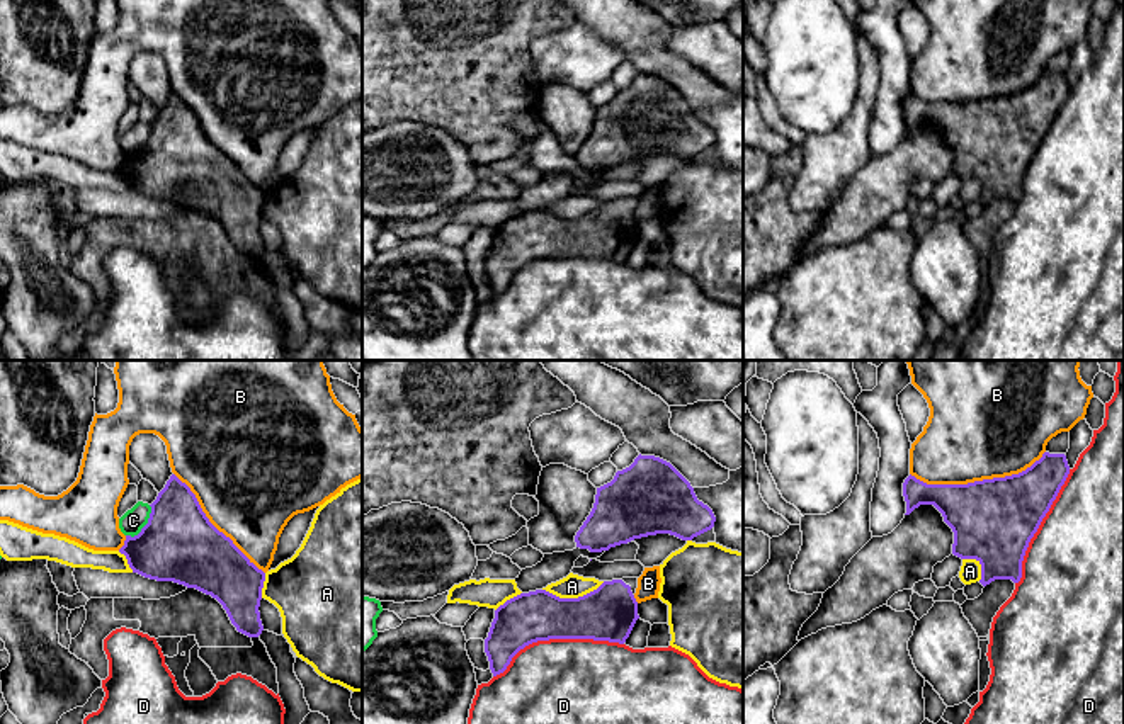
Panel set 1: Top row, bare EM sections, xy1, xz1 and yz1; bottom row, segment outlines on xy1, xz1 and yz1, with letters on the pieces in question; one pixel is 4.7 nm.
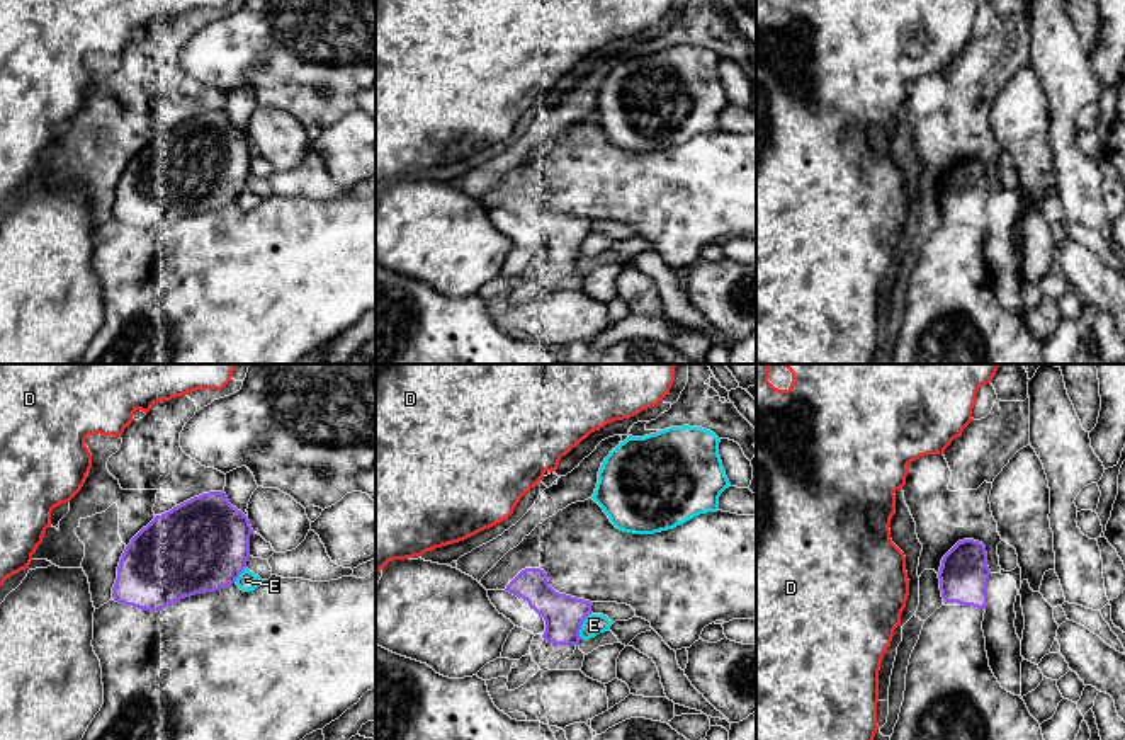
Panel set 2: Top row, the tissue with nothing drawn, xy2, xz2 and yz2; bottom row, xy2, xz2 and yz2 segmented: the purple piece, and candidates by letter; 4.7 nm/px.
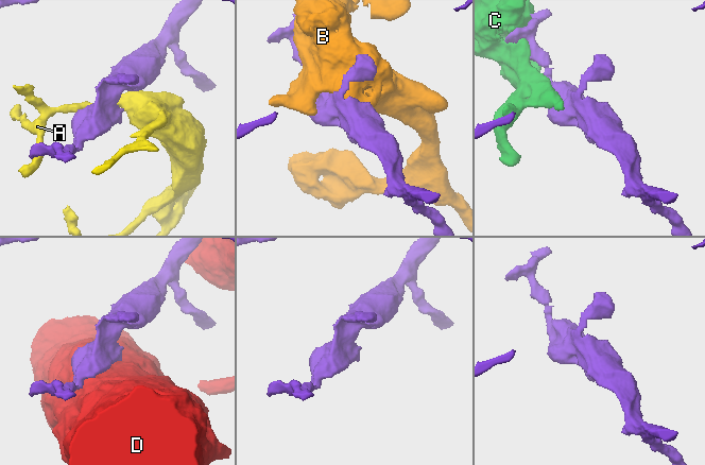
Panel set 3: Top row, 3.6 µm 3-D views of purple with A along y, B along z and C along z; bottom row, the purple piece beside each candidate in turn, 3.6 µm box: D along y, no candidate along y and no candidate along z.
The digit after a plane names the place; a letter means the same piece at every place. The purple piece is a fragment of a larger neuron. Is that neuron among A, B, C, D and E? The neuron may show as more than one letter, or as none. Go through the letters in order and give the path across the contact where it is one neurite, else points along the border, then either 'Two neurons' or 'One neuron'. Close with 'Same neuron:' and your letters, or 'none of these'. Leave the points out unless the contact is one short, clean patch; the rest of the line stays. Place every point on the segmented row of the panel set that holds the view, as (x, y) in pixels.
A: Two neurons
B: Two neurons
C: Two neurons
D: Two neurons
E: Two neurons
Same neuron: none of these

